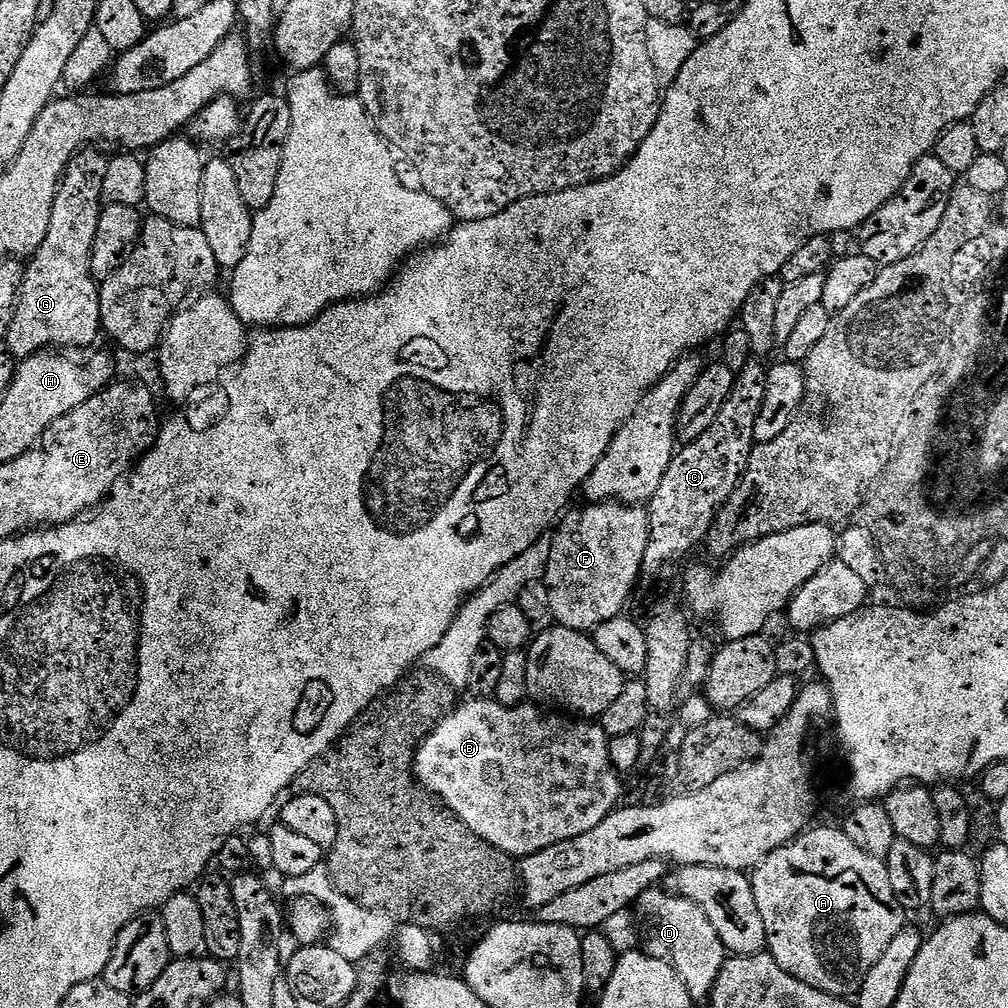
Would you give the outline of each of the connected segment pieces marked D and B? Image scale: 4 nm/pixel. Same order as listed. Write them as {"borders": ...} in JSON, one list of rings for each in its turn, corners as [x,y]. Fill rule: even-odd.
{"borders":[[[[649,888],[634,903],[642,952],[645,956],[653,956],[655,960],[669,964],[678,978],[682,978],[693,1001],[707,1001],[726,959],[718,930],[710,926],[710,918],[706,918],[706,914],[693,900],[678,896],[672,890],[663,892],[662,888]]],[[[492,698],[468,700],[462,704],[453,707],[432,732],[425,736],[420,746],[432,750],[436,782],[444,782],[448,790],[462,792],[462,776],[466,776],[466,796],[470,798],[458,798],[456,816],[474,835],[490,846],[513,858],[532,856],[535,852],[544,851],[570,838],[578,838],[578,834],[586,834],[586,830],[594,830],[594,826],[598,826],[598,822],[605,820],[609,812],[621,803],[622,791],[618,777],[608,776],[604,780],[604,788],[600,785],[604,767],[610,764],[610,737],[599,723],[581,722],[560,714],[551,716],[543,712],[548,711],[543,707],[505,708]],[[438,760],[444,762],[444,772],[440,772]]]]}

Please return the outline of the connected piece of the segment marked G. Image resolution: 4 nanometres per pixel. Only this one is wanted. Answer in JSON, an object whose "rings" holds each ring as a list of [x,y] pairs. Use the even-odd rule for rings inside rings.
{"rings":[[[88,150],[83,154],[71,160],[68,164],[68,169],[64,171],[64,175],[60,177],[60,185],[54,194],[54,206],[50,210],[50,230],[46,230],[46,238],[42,238],[42,246],[38,246],[38,250],[27,261],[24,270],[24,281],[20,287],[20,297],[16,300],[16,309],[12,312],[12,321],[8,327],[8,334],[6,343],[13,357],[23,358],[25,356],[32,356],[38,351],[51,349],[51,344],[57,344],[57,349],[72,350],[68,348],[84,348],[87,349],[92,343],[96,335],[101,335],[102,325],[100,323],[100,290],[98,287],[97,277],[92,275],[92,247],[94,246],[94,238],[98,230],[98,218],[100,217],[100,210],[102,207],[101,197],[101,184],[104,176],[104,171],[107,169],[108,160],[105,157],[100,157],[96,150]]]}

